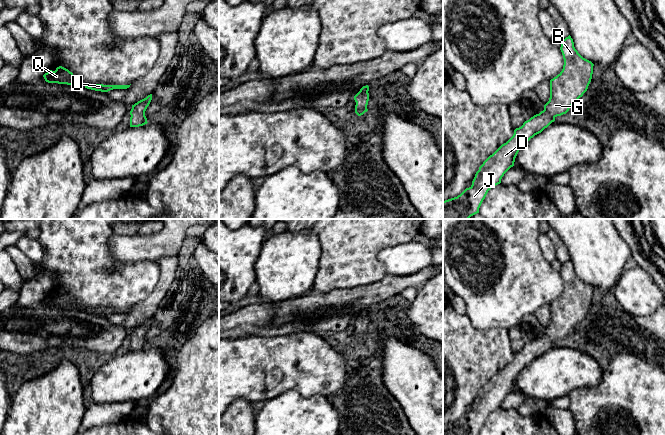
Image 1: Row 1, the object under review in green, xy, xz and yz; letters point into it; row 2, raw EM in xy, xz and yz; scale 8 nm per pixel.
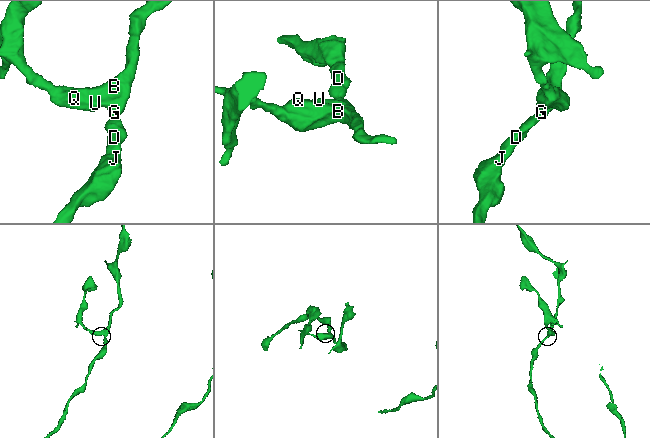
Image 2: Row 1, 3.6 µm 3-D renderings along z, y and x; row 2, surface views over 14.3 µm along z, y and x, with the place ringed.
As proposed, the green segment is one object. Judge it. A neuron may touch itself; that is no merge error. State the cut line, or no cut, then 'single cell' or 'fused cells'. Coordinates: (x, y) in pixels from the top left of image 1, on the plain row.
no cut; single cell

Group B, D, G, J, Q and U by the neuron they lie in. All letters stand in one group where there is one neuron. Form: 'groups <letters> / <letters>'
groups B D G J Q U

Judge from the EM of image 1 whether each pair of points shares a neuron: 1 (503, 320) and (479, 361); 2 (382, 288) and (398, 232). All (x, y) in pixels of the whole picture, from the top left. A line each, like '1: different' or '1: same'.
1: different
2: different

